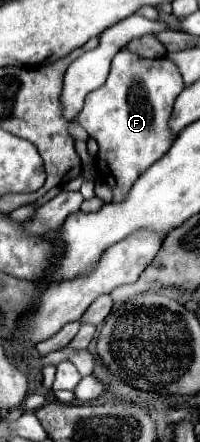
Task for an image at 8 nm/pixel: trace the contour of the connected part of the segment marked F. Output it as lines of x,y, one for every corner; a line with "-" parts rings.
123,47
111,61
107,81
87,95
77,121
99,143
99,177
111,187
115,201
121,201
137,177
171,147
173,137
167,121
173,101
181,91
183,81
179,67
169,57
145,59

